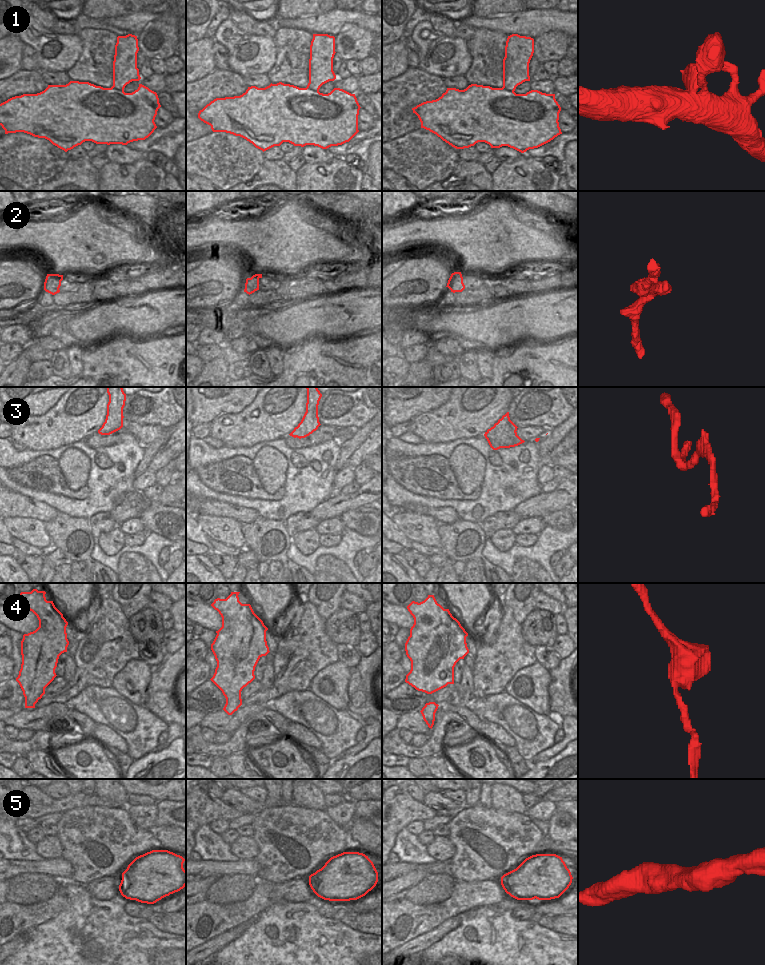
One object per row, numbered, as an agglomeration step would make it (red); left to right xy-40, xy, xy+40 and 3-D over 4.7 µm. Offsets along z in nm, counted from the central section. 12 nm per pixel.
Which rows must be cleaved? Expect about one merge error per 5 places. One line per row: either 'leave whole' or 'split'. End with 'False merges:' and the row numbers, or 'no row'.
1: leave whole
2: leave whole
3: split
4: leave whole
5: leave whole
False merges: 3

